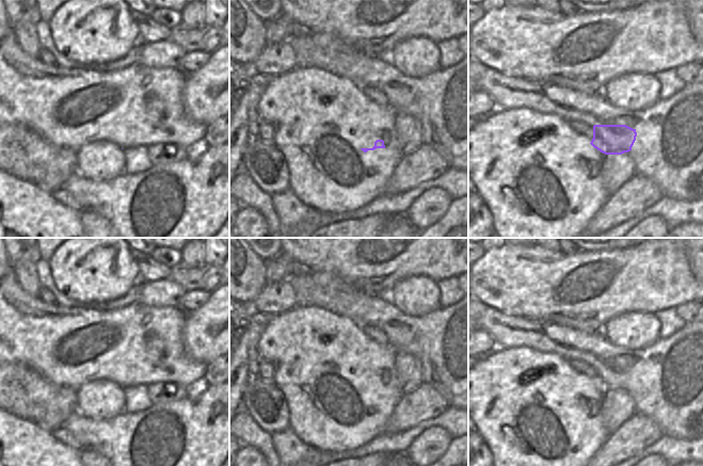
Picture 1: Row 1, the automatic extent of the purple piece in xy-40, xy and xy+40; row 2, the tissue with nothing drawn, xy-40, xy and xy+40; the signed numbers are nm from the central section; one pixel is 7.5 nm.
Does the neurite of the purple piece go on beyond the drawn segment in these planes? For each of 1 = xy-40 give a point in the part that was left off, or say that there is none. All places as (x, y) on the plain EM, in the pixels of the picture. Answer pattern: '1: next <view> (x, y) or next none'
1: next none

